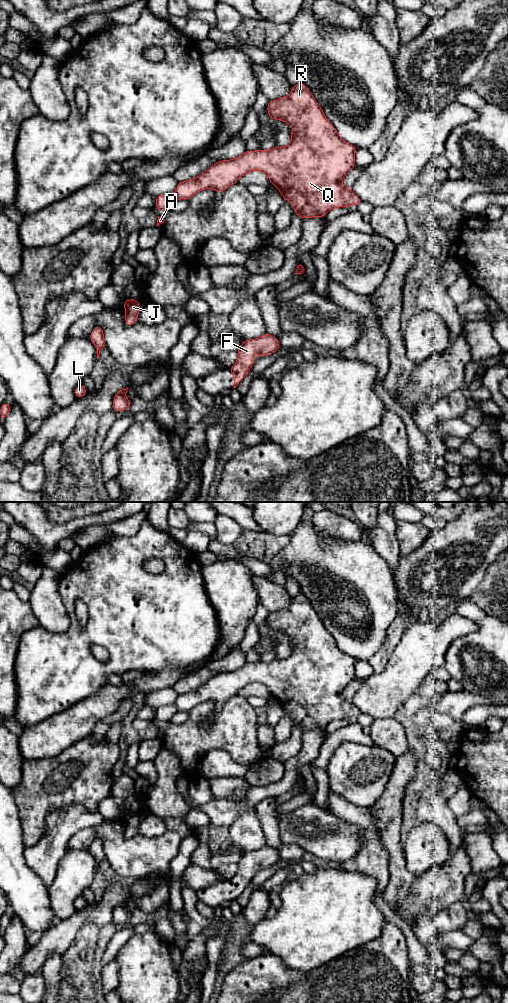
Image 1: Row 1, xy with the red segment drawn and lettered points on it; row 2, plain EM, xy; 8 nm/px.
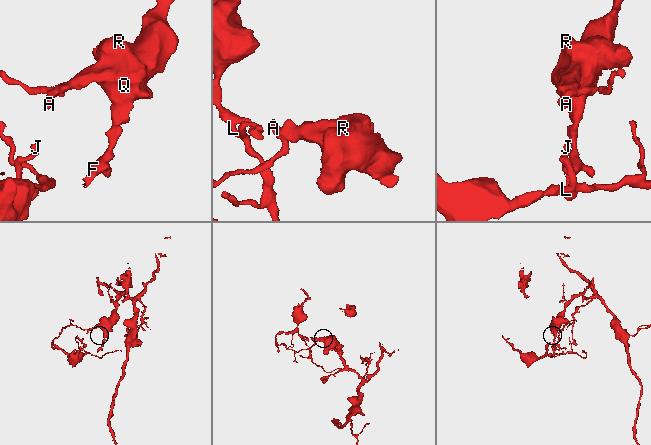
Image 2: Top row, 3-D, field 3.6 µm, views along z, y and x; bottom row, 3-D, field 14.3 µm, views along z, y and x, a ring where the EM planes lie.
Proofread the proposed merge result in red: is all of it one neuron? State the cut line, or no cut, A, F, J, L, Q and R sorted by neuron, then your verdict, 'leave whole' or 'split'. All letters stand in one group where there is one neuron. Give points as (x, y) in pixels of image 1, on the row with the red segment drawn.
cut xy (174, 193), (179, 198); groups A J L / F Q R; split

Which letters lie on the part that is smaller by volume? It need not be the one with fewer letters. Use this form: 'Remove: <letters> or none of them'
Remove: A, J, L

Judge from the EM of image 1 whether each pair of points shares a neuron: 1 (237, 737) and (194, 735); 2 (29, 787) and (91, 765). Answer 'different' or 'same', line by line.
1: same
2: same

